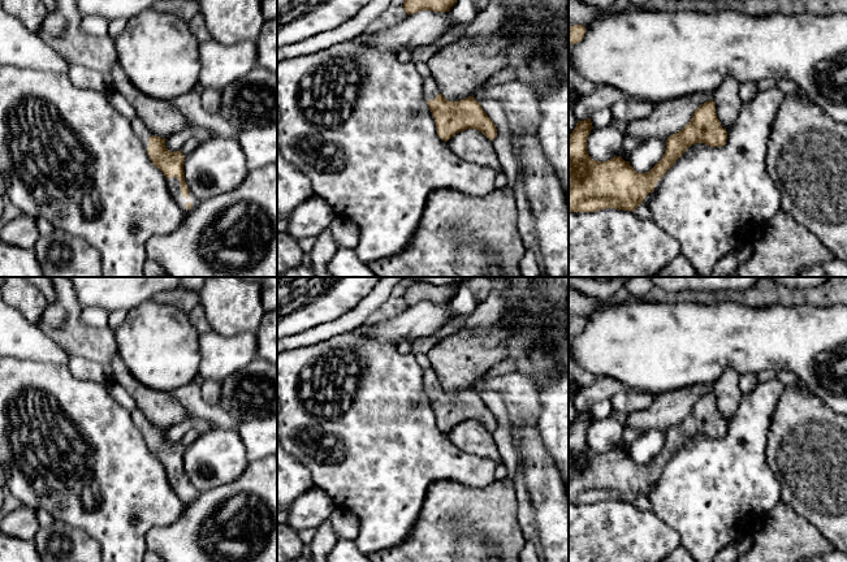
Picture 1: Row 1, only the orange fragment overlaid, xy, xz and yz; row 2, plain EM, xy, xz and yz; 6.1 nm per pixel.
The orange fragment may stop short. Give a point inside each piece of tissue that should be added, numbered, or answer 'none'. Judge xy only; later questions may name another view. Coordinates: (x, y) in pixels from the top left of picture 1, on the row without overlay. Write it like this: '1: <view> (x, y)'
1: xy (142, 423)
2: xy (173, 475)

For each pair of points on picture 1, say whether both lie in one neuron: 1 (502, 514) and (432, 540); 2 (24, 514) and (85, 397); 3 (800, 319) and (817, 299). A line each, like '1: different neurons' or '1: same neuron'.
1: same neuron
2: different neurons
3: different neurons

